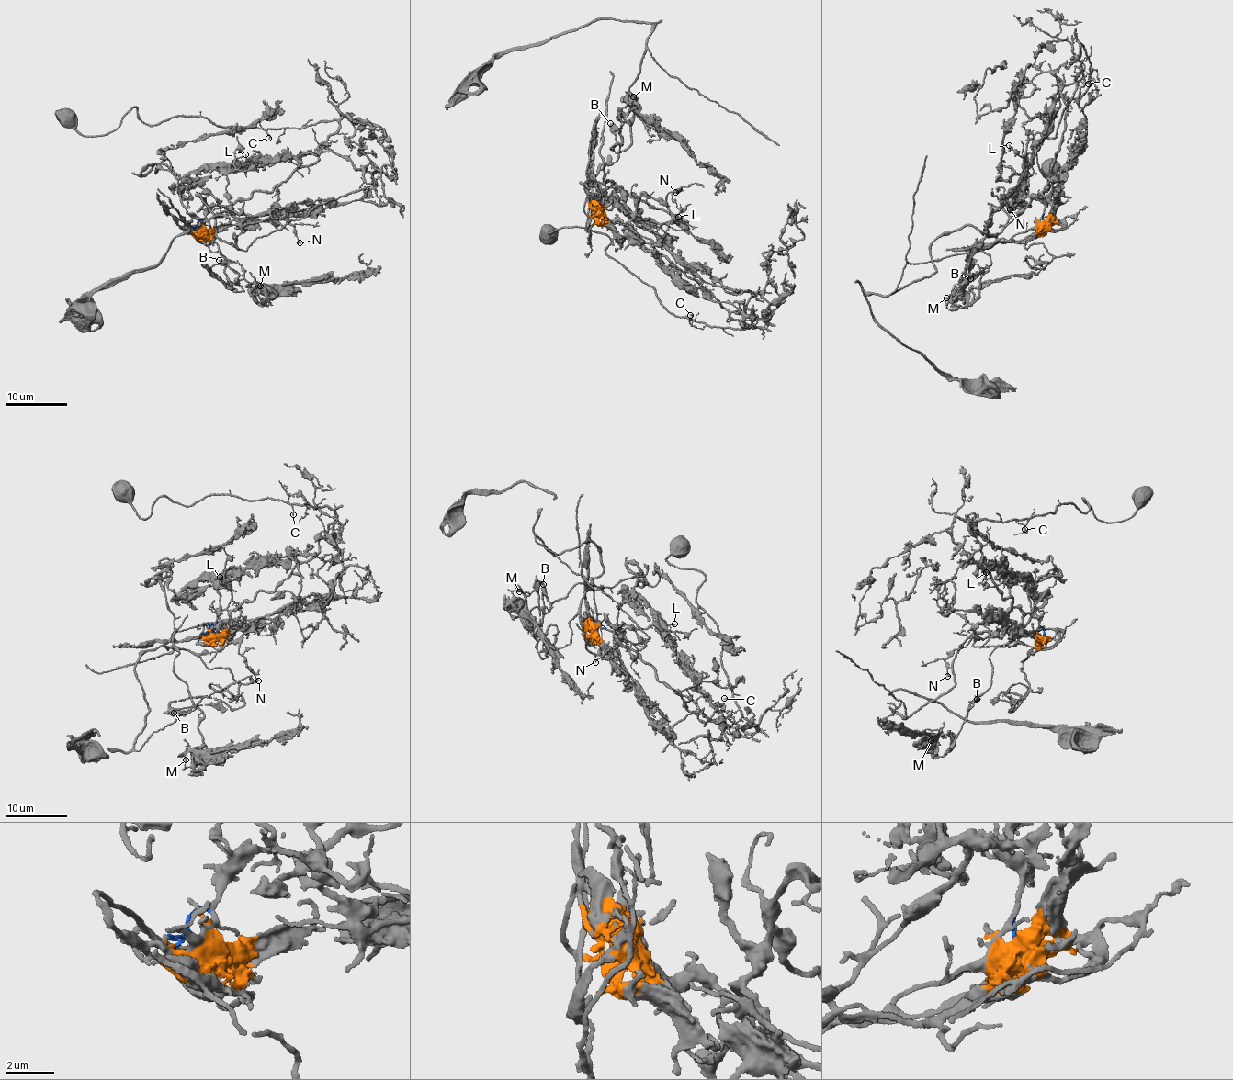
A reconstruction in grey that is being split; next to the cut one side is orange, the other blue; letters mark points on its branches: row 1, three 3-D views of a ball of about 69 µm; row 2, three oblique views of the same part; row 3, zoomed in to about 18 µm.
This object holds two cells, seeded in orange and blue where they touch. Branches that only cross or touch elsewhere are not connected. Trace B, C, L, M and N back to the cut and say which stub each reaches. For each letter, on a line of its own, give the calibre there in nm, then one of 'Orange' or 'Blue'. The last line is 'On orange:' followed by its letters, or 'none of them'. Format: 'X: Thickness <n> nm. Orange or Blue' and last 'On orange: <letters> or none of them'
B: Thickness 500 nm. Orange
C: Thickness 150 nm. Blue
L: Thickness 110 nm. Blue
M: Thickness 140 nm. Orange
N: Thickness 170 nm. Blue
On orange: B, M

